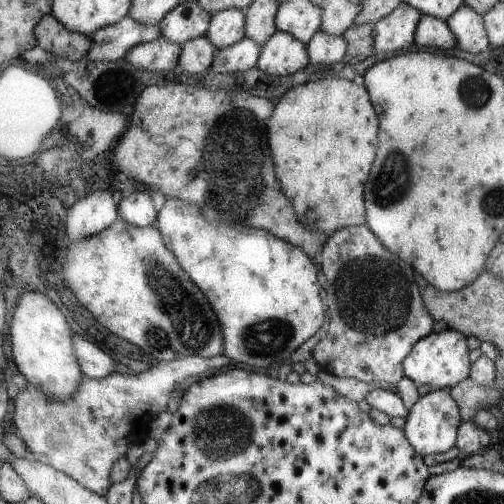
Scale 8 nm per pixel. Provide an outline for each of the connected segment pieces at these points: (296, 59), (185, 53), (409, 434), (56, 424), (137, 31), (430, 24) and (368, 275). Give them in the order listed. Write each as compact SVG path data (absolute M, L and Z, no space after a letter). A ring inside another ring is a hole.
M276 31L262 47L257 67L268 76L290 77L309 66L308 45Z
M205 34L189 40L188 43L184 43L181 47L181 56L175 71L178 69L190 75L204 74L206 68L212 66L218 51L217 48L214 48L214 44L206 38Z
M434 389L425 396L418 398L417 402L405 416L405 424L402 432L405 432L406 440L421 453L444 454L452 450L457 444L457 430L461 426L462 412L460 406L454 400L449 389Z
M188 356L174 362L160 362L160 366L152 366L140 374L116 373L104 380L90 380L84 375L74 398L66 402L58 402L44 390L28 384L15 400L15 425L36 461L63 472L84 488L105 497L112 466L132 444L146 440L140 438L138 432L142 436L148 434L150 420L166 410L174 386L182 380L190 382L194 376L206 376L233 365L226 356Z
M125 17L112 26L105 26L94 32L93 47L88 51L85 61L91 66L100 60L119 60L133 46L154 42L160 37L158 25L146 26Z
M423 15L414 34L414 44L438 48L438 50L450 50L457 46L457 40L445 20Z
M366 224L346 227L340 231L336 231L324 242L318 258L320 260L319 268L322 270L323 276L326 277L326 286L322 290L322 296L326 296L325 303L328 306L328 314L330 314L330 324L328 324L326 336L314 346L312 352L313 360L319 365L321 370L334 376L356 378L356 380L363 380L367 383L387 382L396 385L405 376L405 358L413 351L413 347L416 346L420 339L424 339L425 336L432 333L432 326L434 326L433 316L430 316L430 313L426 310L425 303L421 297L420 285L418 284L418 280L414 278L414 270L410 266L406 266L406 262L402 264L402 260L396 254L388 252L381 243L381 240L378 240L378 237L374 236L373 231Z

